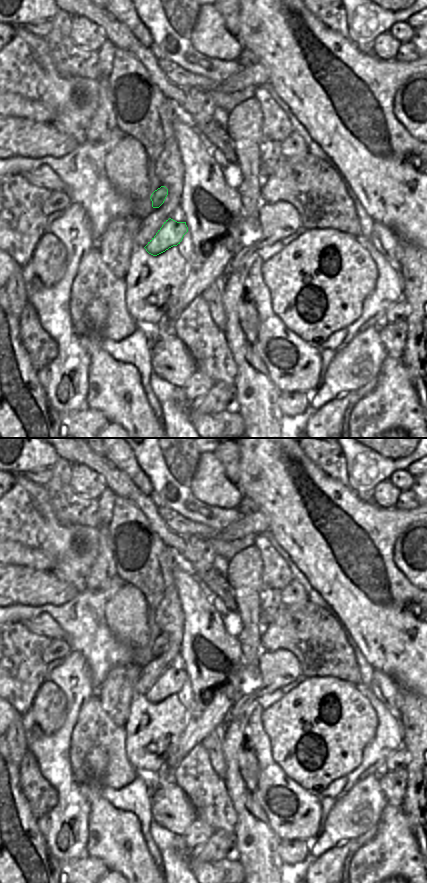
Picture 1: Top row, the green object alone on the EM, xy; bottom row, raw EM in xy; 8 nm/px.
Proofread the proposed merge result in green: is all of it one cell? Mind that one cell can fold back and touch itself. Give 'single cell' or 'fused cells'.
single cell

